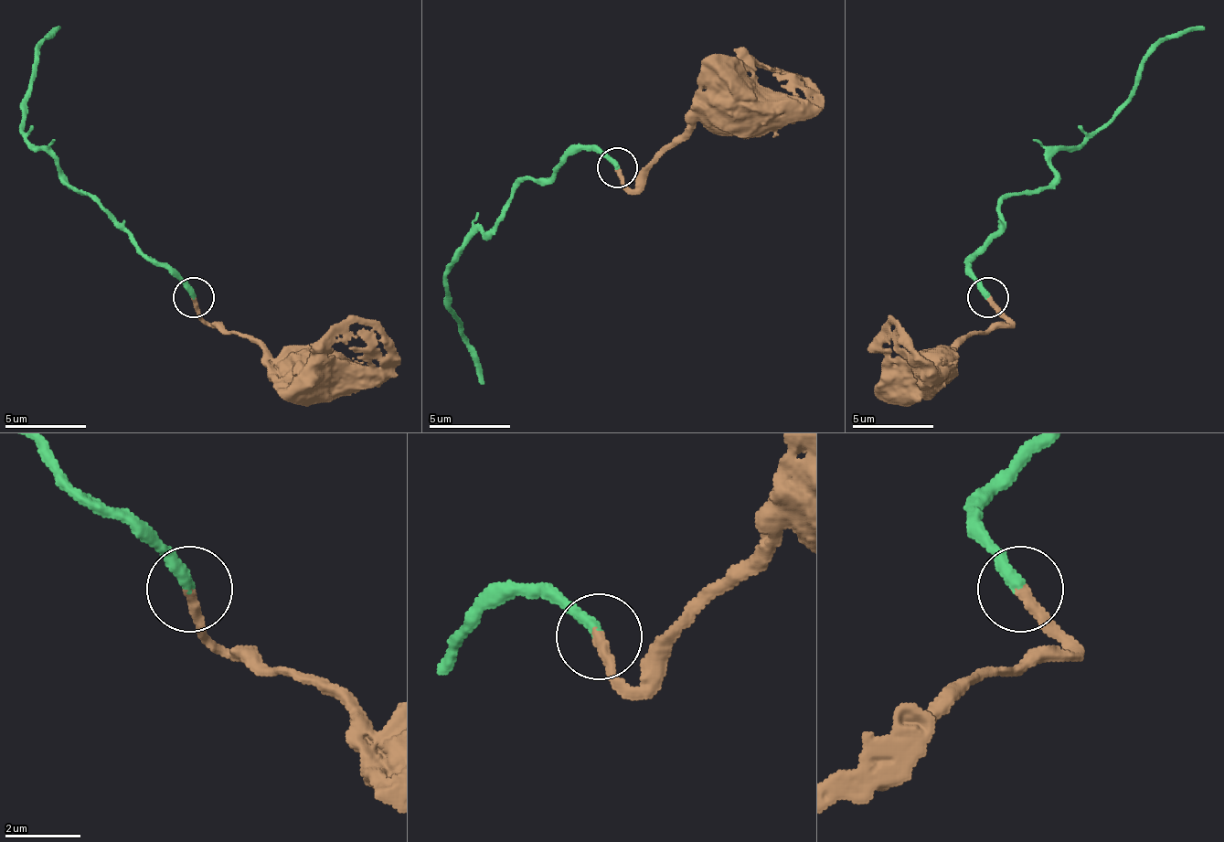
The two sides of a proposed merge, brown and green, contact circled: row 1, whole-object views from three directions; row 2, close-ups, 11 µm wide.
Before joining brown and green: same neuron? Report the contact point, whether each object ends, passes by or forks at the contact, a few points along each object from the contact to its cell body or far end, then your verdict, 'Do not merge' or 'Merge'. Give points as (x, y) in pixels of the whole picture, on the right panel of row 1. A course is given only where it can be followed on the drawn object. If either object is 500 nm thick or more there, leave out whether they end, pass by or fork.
Place: (987, 297). At the ring brown ends. At the ring green ends. Course of brown: (989, 296), (993, 308), (1009, 325), (968, 333), (936, 366), (923, 369). Course of green: (989, 296), (968, 263), (1001, 202), (1037, 194), (1148, 55), (1205, 26). Merge

